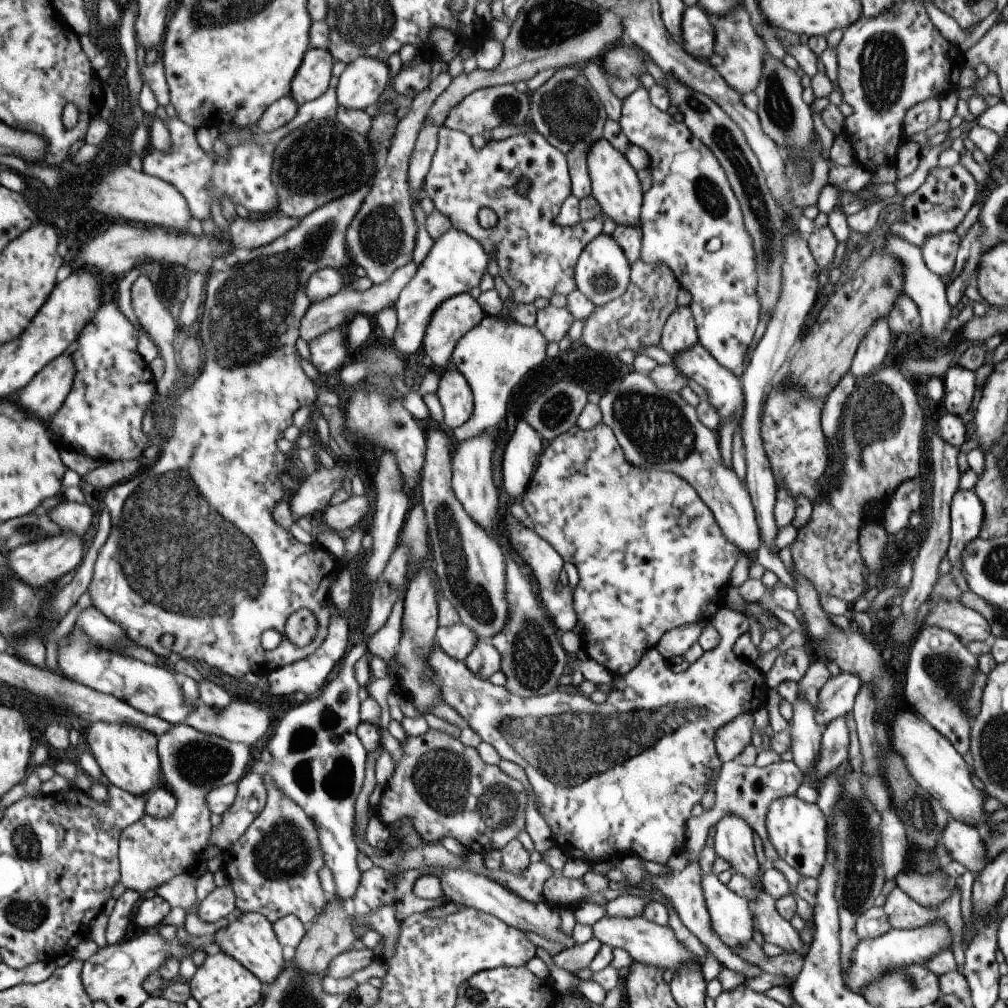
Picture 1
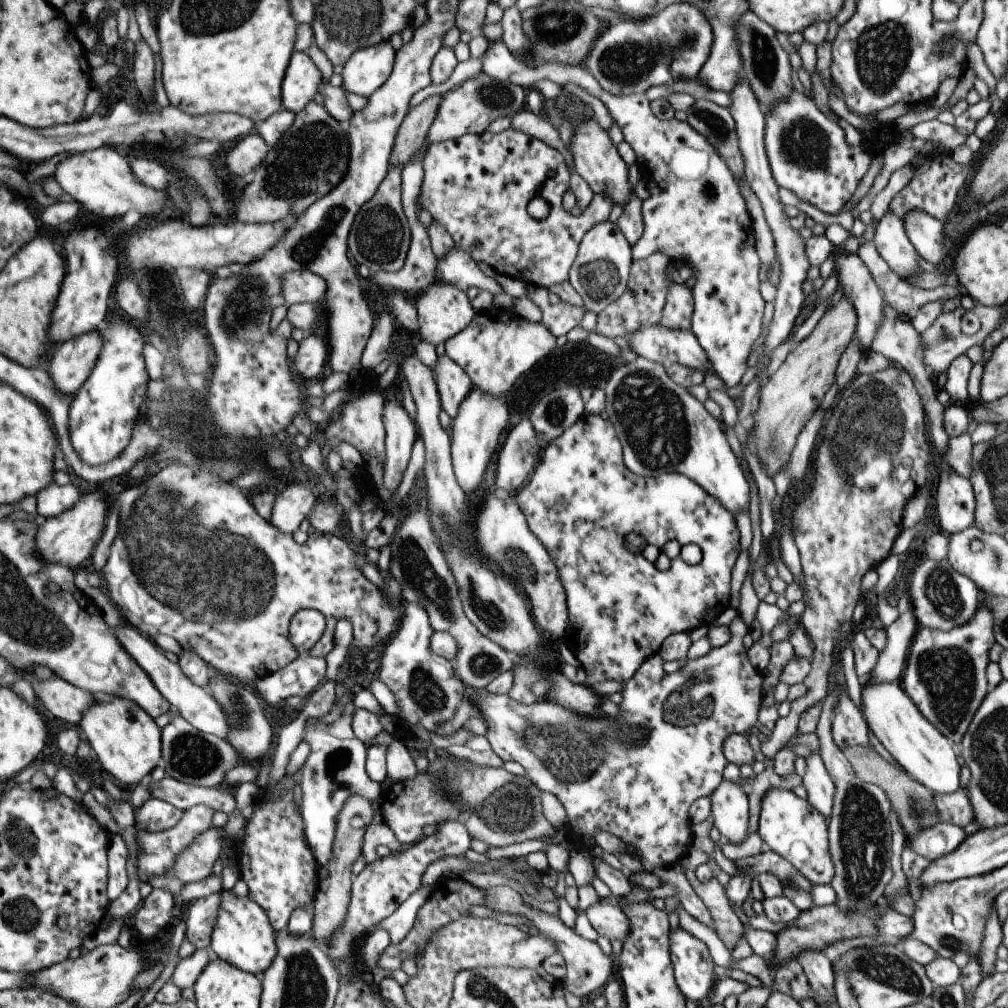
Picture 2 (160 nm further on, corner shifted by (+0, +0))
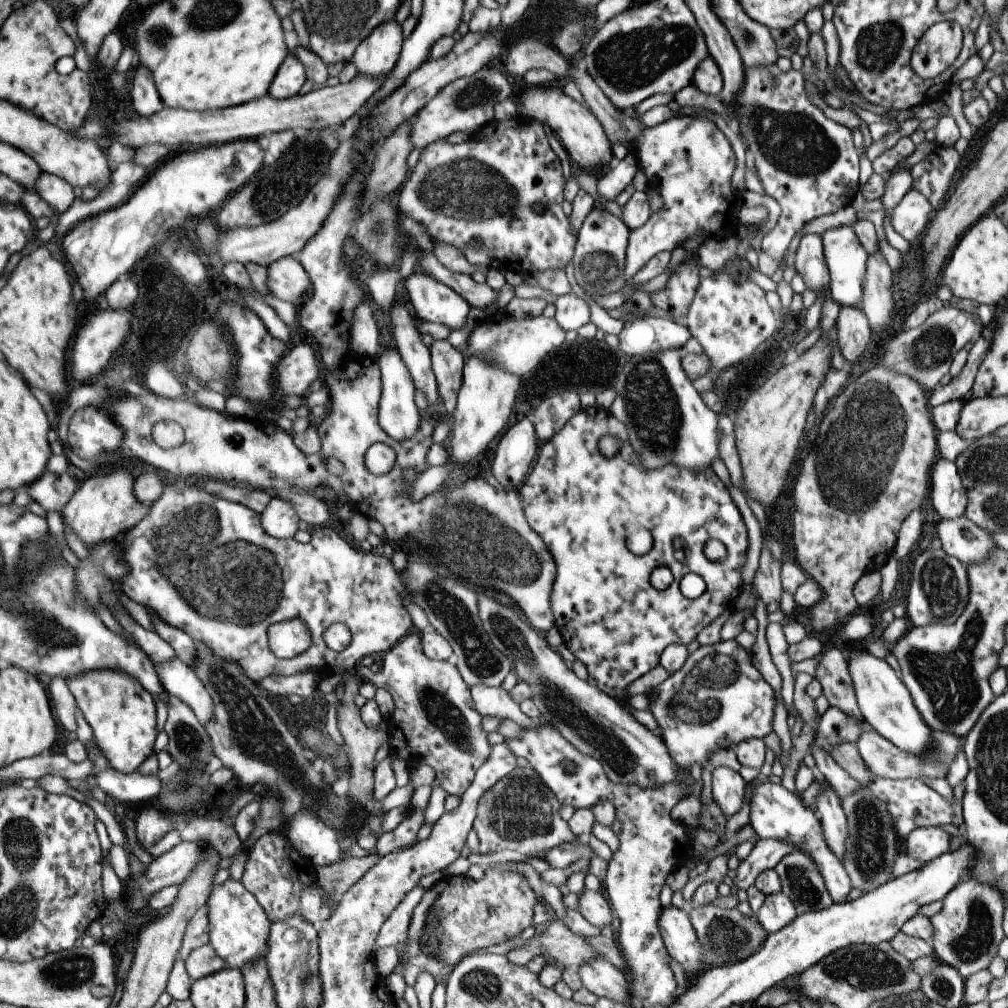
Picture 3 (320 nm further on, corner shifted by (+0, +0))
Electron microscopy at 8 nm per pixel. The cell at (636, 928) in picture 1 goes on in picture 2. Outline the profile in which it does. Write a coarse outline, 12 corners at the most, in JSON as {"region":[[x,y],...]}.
{"region":[[594,902],[584,910],[598,935],[622,940],[628,922],[619,905]]}

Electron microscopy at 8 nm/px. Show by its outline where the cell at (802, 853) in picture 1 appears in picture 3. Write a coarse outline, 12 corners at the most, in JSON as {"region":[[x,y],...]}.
{"region":[[780,782],[750,783],[757,838],[809,854],[832,902],[852,888],[816,813]]}

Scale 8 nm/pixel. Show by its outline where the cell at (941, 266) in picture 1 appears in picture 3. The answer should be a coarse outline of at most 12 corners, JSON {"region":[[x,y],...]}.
{"region":[[910,188],[890,210],[889,224],[911,242],[934,210]]}

